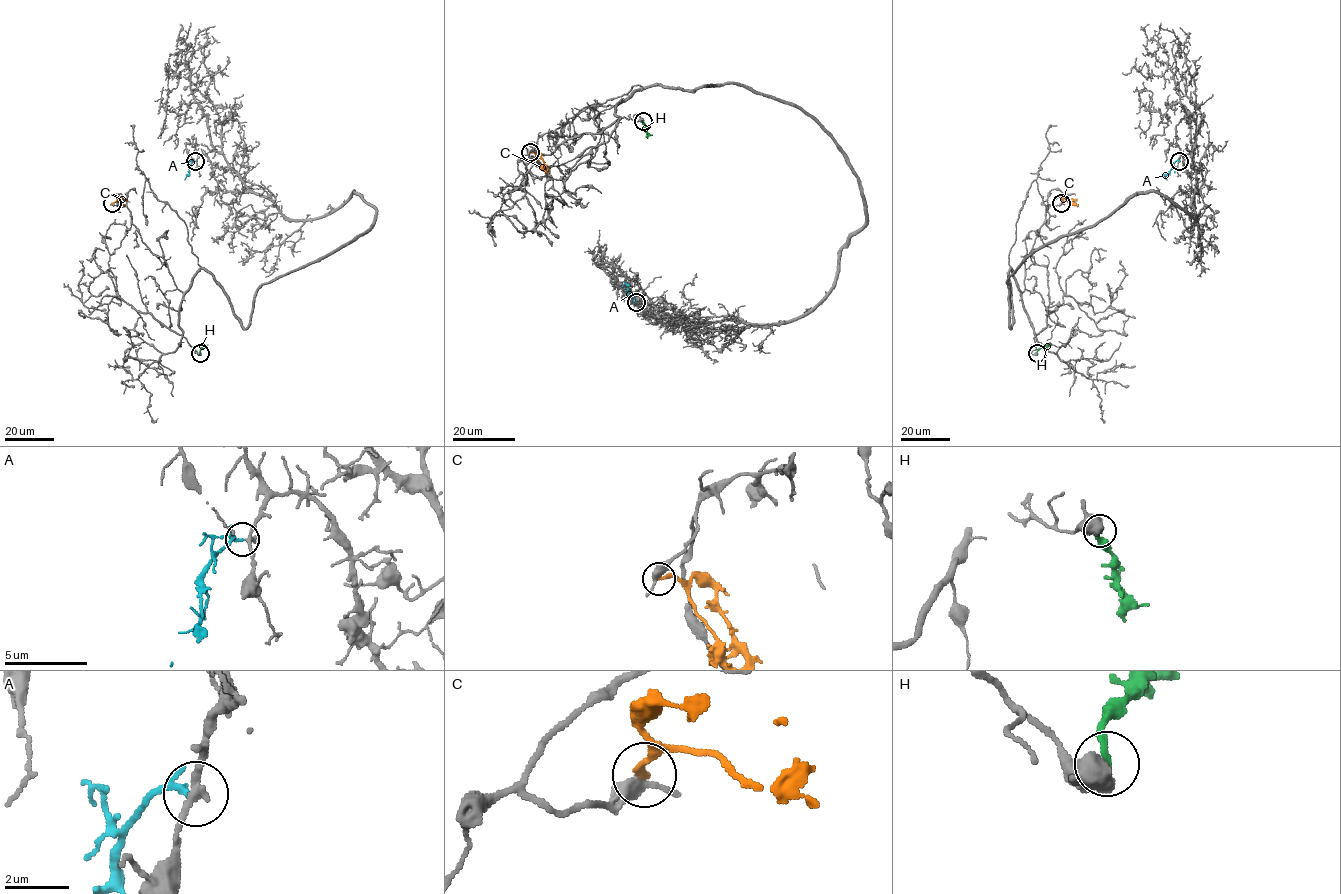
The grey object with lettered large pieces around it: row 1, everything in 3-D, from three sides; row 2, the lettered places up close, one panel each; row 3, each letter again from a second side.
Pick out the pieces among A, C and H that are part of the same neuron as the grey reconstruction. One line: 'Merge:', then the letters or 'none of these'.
Merge: A

